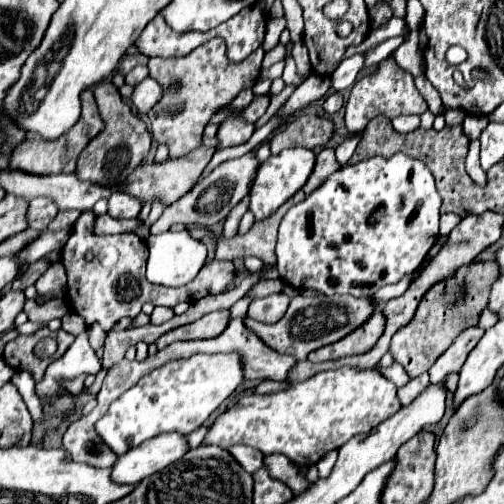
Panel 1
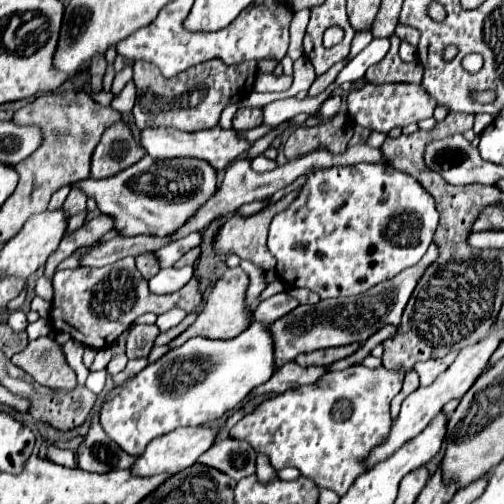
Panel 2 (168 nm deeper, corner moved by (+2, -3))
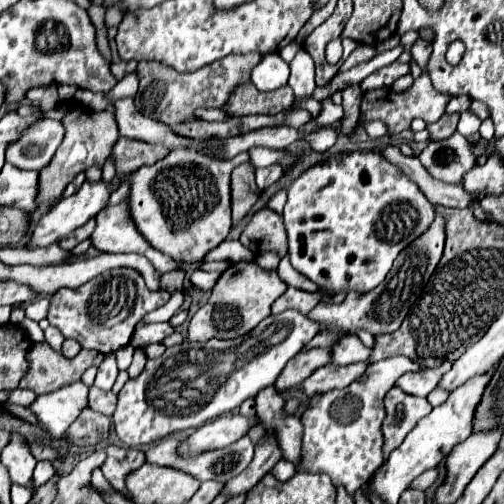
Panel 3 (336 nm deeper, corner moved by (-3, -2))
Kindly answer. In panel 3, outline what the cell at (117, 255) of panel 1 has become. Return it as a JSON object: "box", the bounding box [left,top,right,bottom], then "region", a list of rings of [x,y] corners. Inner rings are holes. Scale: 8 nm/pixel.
{"box":[48,269,170,355],"region":[[[110,269],[90,279],[78,289],[60,289],[48,307],[50,325],[58,327],[66,339],[76,339],[82,349],[110,355],[128,345],[136,323],[170,299],[166,291],[150,291],[142,275],[134,269]]]}

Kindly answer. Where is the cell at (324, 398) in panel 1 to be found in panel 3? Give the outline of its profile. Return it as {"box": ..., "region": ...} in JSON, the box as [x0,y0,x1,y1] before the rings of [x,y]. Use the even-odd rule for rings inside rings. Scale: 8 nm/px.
{"box":[298,357,422,495],"region":[[[388,357],[372,363],[366,373],[350,387],[334,389],[324,395],[316,395],[310,407],[302,415],[304,439],[302,439],[302,463],[298,471],[326,473],[334,485],[344,485],[350,495],[366,485],[372,473],[382,465],[382,419],[384,419],[384,395],[394,387],[404,373],[416,373],[422,369],[408,357]]]}

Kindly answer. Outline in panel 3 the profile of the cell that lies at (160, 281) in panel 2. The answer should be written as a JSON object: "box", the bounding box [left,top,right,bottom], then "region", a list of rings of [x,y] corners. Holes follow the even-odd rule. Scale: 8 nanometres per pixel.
{"box":[142,291,184,325],"region":[[[174,291],[174,295],[170,297],[170,301],[168,301],[166,305],[162,305],[160,309],[156,309],[156,311],[148,313],[142,321],[144,321],[146,325],[150,325],[150,323],[164,323],[164,321],[170,321],[170,317],[180,309],[182,299],[184,299],[184,293]]]}

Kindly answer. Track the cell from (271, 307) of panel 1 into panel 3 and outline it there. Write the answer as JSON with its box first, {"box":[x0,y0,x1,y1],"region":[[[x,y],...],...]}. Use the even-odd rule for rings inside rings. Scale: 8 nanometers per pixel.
{"box":[272,287,322,315],"region":[[[288,287],[288,291],[274,301],[272,315],[278,315],[286,309],[298,309],[300,313],[310,313],[320,303],[320,299],[322,297],[318,293],[308,293],[308,291]]]}

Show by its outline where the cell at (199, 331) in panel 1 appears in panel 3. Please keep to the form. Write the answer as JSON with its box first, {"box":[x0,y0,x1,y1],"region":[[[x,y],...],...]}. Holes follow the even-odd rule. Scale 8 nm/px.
{"box":[188,261,288,343],"region":[[[254,261],[230,263],[230,267],[220,275],[212,289],[212,295],[204,307],[190,321],[188,339],[194,343],[210,339],[236,339],[250,333],[262,319],[270,315],[270,307],[278,295],[282,295],[288,285],[278,277],[276,271],[266,271]]]}

